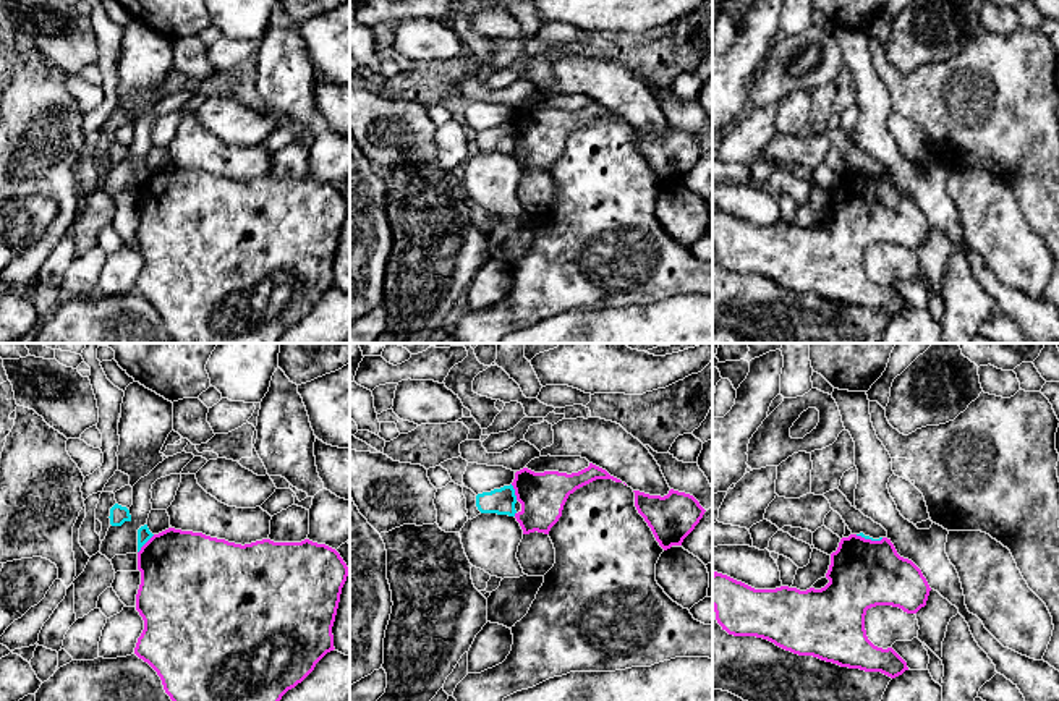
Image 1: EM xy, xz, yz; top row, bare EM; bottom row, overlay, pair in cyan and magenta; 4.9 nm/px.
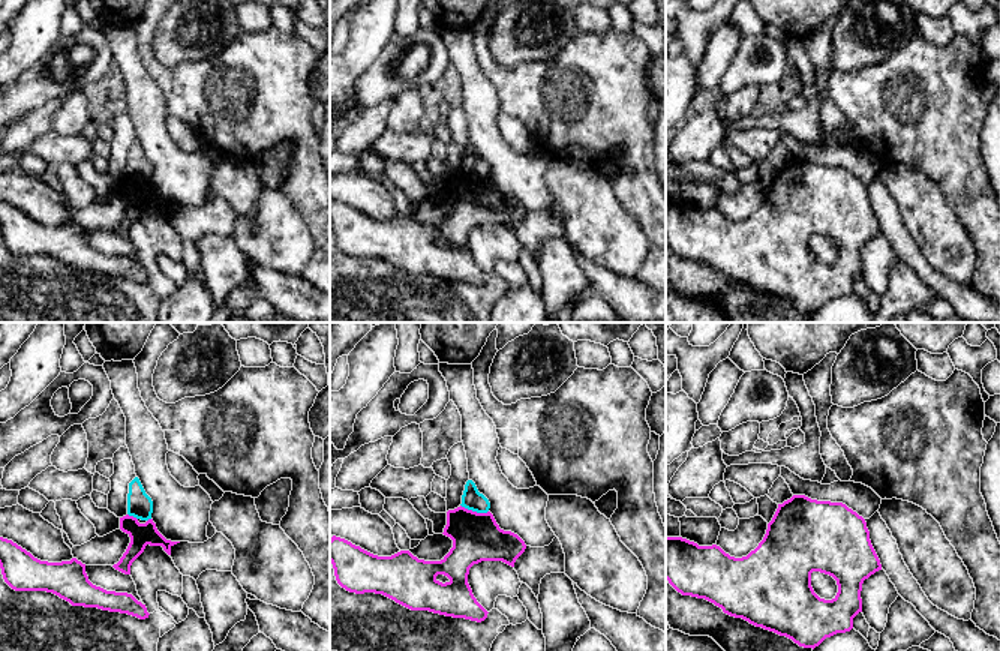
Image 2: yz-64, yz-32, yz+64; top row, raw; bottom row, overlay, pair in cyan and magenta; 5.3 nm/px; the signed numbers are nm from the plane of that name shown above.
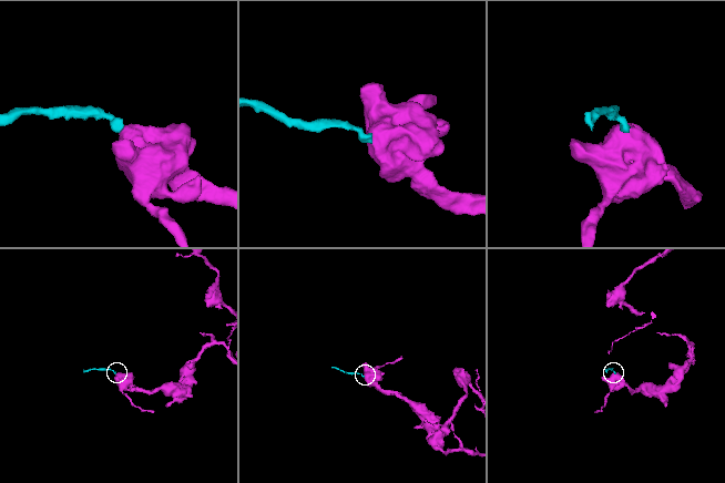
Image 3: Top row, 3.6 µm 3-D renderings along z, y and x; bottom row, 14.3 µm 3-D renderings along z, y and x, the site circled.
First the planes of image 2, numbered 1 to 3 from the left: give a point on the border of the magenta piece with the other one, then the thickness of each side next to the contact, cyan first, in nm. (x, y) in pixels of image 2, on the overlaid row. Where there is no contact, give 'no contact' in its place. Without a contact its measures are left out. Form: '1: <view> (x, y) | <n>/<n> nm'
1: yz-64 (132, 515) | 140/130 nm
2: yz-32 (474, 510) | 110/260 nm
3: no contact

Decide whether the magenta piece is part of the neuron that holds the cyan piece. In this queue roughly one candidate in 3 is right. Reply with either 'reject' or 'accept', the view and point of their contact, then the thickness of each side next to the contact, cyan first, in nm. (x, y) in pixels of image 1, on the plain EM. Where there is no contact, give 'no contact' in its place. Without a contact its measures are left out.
reject; contact xy (144, 180); calibres 70 and 440 nm

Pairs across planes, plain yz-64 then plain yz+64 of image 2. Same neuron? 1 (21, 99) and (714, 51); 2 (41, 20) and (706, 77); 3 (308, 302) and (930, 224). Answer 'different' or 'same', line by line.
1: different
2: different
3: different

